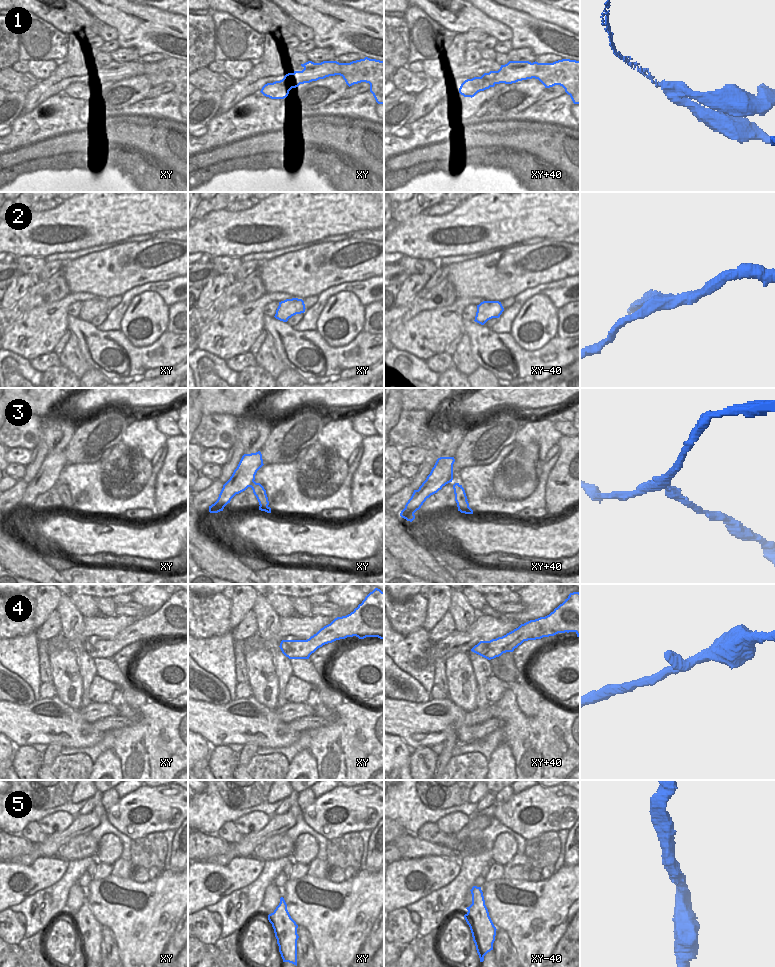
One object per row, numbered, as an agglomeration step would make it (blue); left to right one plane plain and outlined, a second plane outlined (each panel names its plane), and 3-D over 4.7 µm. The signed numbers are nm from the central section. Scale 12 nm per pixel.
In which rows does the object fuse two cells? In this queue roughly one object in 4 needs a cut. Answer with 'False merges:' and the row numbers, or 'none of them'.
False merges: 1, 2, 3

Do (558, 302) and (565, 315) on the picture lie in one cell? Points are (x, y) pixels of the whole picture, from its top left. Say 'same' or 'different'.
different

